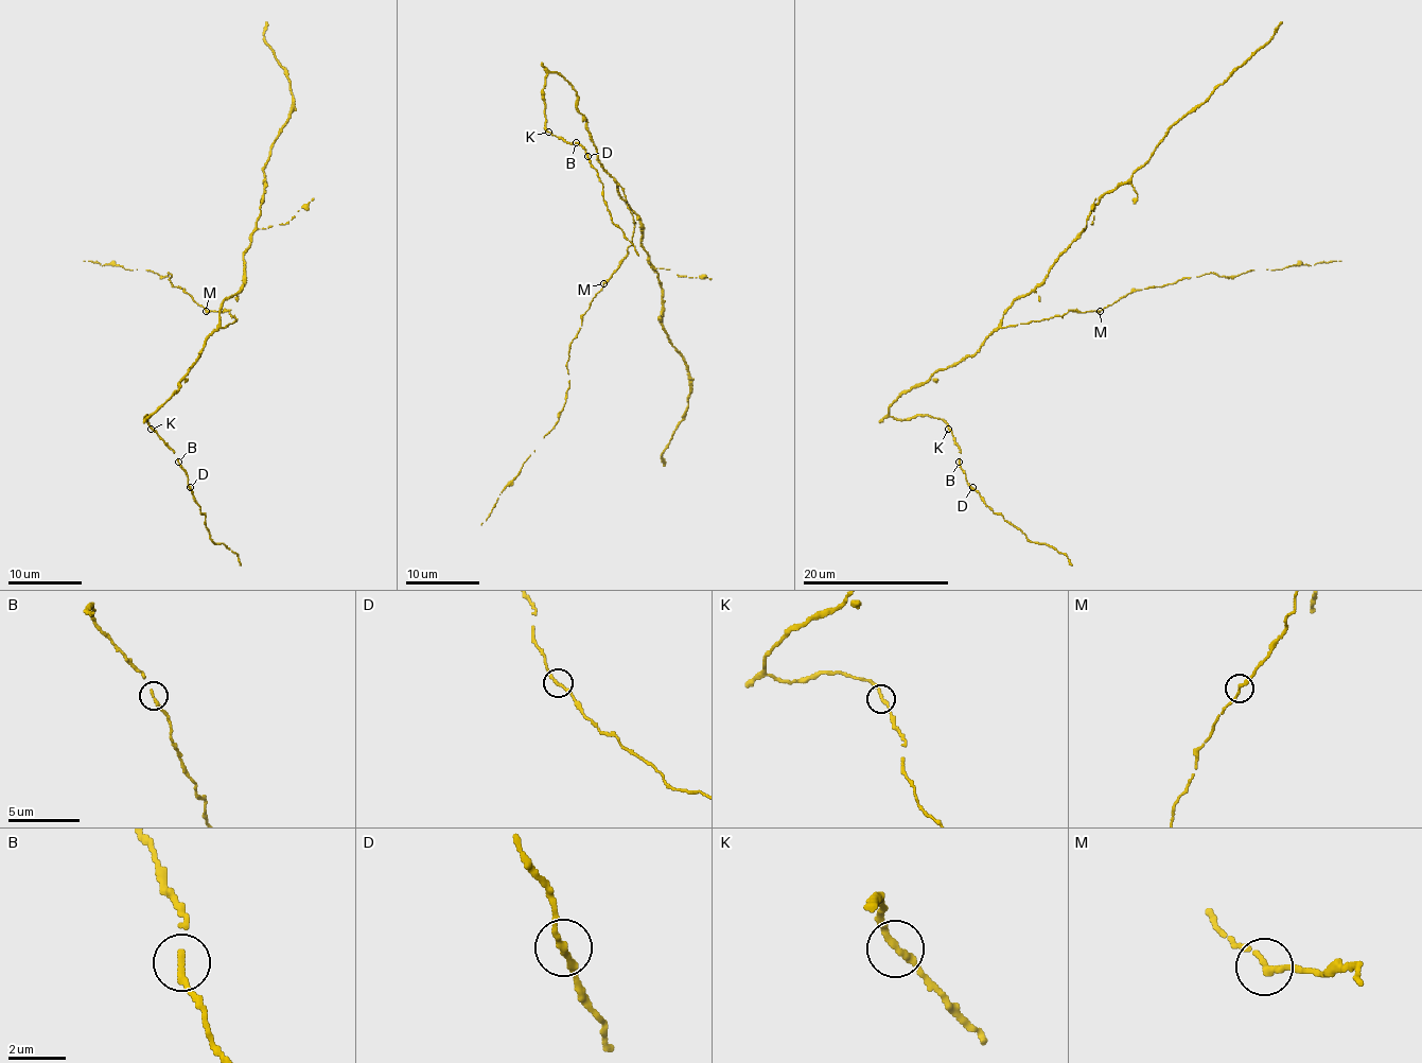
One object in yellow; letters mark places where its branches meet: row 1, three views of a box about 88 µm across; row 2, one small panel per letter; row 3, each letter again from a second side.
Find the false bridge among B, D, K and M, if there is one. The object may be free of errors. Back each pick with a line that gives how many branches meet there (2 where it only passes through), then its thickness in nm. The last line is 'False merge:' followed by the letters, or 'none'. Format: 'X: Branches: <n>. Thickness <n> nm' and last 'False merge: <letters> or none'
False merge: none

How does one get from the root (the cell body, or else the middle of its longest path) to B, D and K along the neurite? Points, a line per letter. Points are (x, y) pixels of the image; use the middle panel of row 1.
B: (613, 179), (598, 161), (575, 89), (548, 73), (545, 128), (576, 142)
D: (613, 179), (598, 161), (575, 89), (548, 73), (545, 128), (571, 144), (578, 142), (587, 156)
K: (613, 179), (598, 161), (587, 121), (576, 108), (575, 89), (556, 73), (547, 74), (543, 89), (548, 132)

